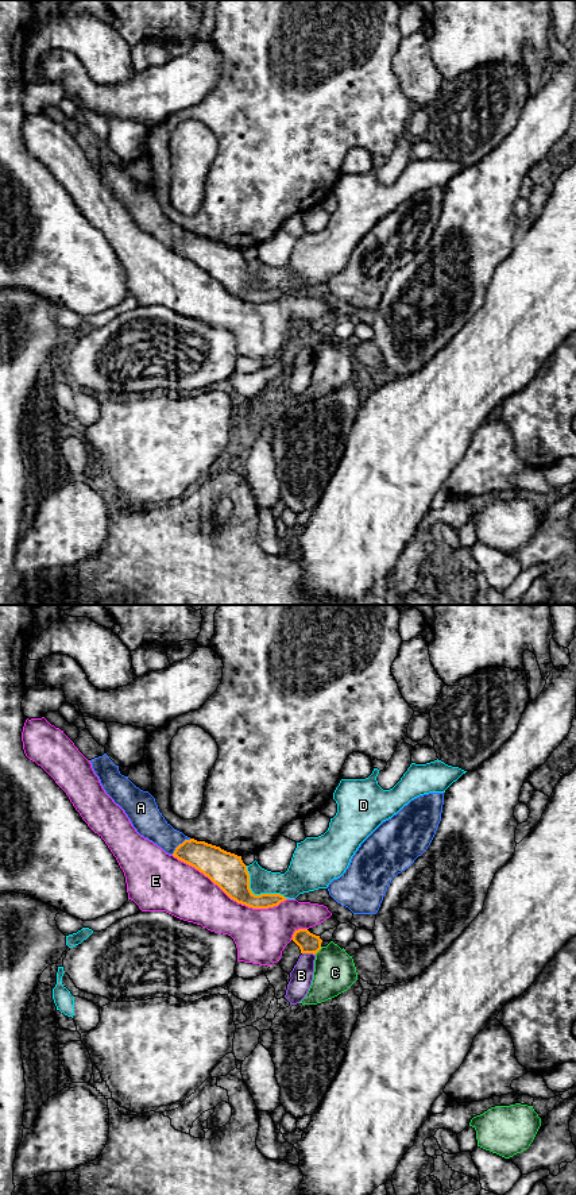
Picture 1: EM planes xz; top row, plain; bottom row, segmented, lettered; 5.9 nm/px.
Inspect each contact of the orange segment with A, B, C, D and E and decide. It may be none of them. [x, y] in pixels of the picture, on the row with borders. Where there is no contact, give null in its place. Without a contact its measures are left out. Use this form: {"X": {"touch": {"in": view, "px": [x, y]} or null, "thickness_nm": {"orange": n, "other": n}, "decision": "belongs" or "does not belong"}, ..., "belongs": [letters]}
{"A": {"touch": {"in": "xz", "px": [180, 844]}, "thickness_nm": {"orange": 190, "other": 180}, "decision": "does not belong"}, "B": {"touch": {"in": "xz", "px": [309, 952]}, "thickness_nm": {"orange": 120, "other": 130}, "decision": "does not belong"}, "C": {"touch": {"in": "xz", "px": [317, 951]}, "thickness_nm": {"orange": 120, "other": 240}, "decision": "does not belong"}, "D": {"touch": {"in": "xz", "px": [258, 895]}, "thickness_nm": {"orange": 220, "other": 170}, "decision": "does not belong"}, "E": {"touch": {"in": "xz", "px": [229, 897]}, "thickness_nm": {"orange": 220, "other": 300}, "decision": "does not belong"}, "belongs": []}

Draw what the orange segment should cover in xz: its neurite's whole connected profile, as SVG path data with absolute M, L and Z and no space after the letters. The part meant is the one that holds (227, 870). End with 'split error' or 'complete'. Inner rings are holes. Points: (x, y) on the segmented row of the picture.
M190 839L179 844L173 856L202 872L237 903L268 909L287 899L281 894L255 895L250 888L250 874L241 856L220 847Z; complete

